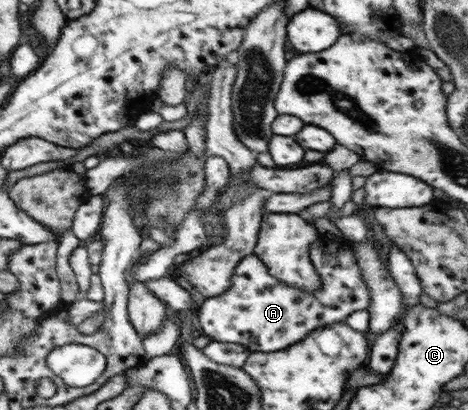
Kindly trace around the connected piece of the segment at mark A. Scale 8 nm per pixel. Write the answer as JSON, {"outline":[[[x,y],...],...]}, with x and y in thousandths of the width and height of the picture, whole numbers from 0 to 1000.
{"outline":[[[682,568],[679,585],[665,593],[662,632],[684,673],[684,702],[665,712],[630,705],[620,695],[607,695],[605,688],[590,685],[590,678],[573,666],[571,649],[553,634],[549,622],[530,620],[502,651],[494,702],[481,717],[442,724],[429,744],[423,771],[434,810],[442,820],[451,820],[455,832],[517,839],[534,859],[588,859],[645,832],[662,810],[679,800],[737,783],[752,761],[784,754],[793,739],[793,722],[776,688],[778,678],[769,666],[761,615],[746,600],[756,600],[756,590],[712,585]]]}

